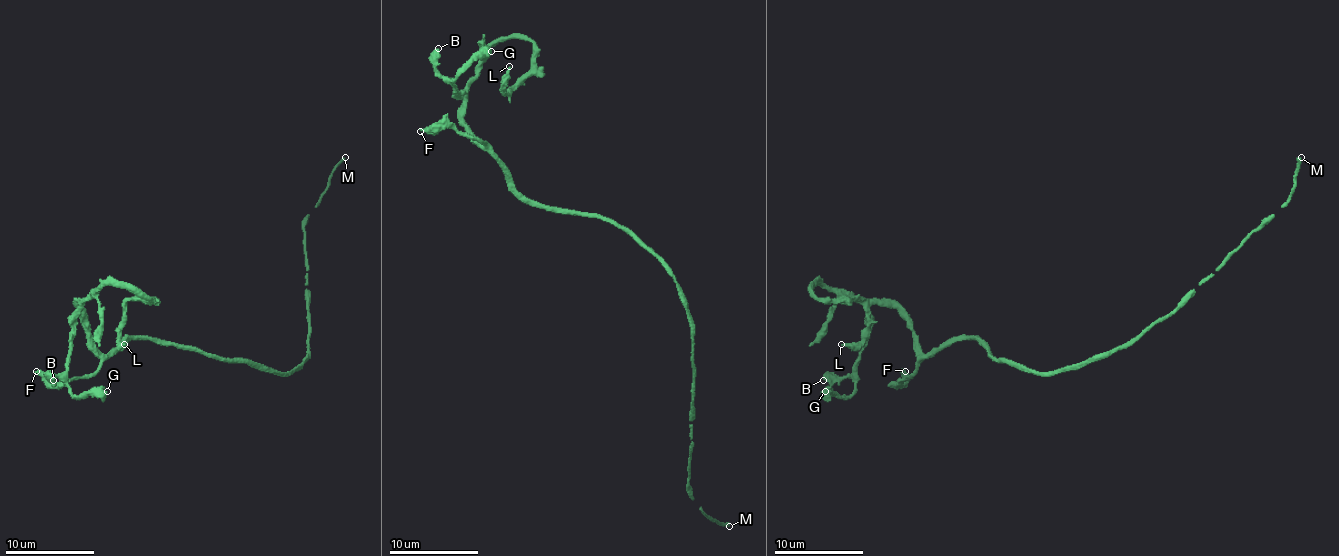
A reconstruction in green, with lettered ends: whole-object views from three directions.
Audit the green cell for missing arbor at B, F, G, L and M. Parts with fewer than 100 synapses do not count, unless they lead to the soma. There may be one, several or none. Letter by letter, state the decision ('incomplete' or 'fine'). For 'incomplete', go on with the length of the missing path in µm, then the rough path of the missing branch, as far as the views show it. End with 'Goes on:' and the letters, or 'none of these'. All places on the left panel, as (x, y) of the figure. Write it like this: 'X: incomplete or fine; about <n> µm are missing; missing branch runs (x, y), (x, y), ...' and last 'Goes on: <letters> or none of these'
B: fine
F: fine
G: fine
L: fine
M: incomplete; about 170 µm are missing
Goes on: M

